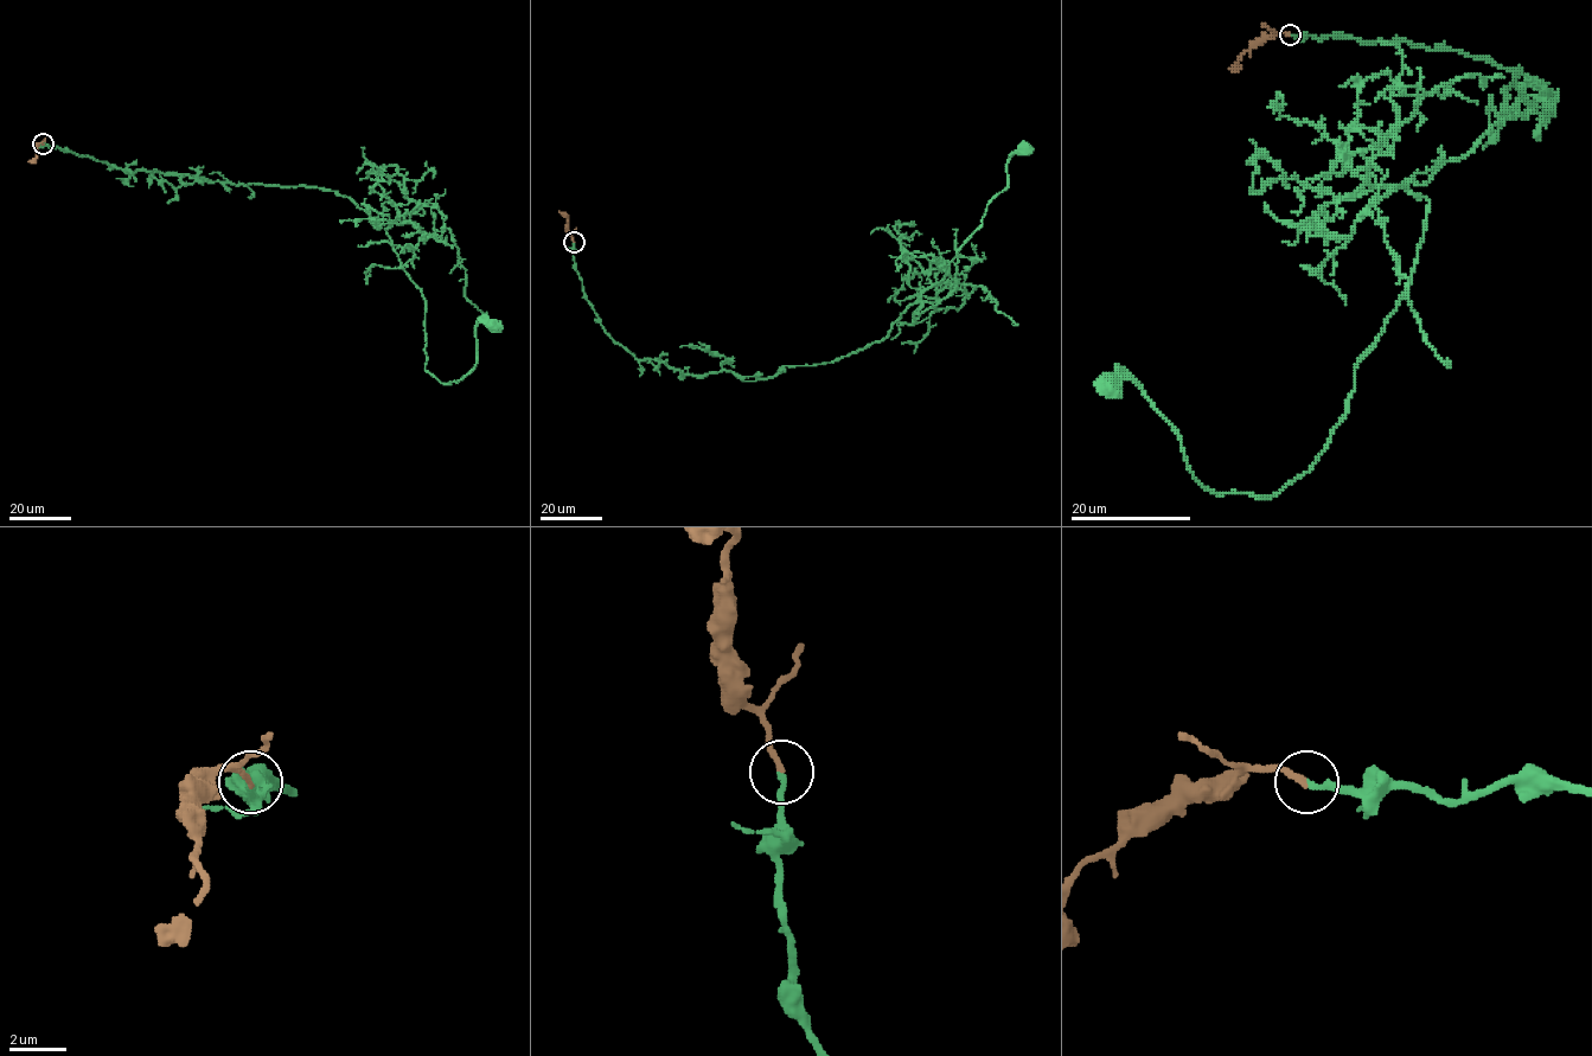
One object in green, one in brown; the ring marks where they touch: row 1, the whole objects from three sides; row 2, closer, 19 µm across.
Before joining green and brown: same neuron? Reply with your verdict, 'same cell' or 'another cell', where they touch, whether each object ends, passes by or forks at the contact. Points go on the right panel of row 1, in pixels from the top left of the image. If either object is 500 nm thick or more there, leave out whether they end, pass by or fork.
same cell; place (1290, 34); green ends; brown ends

